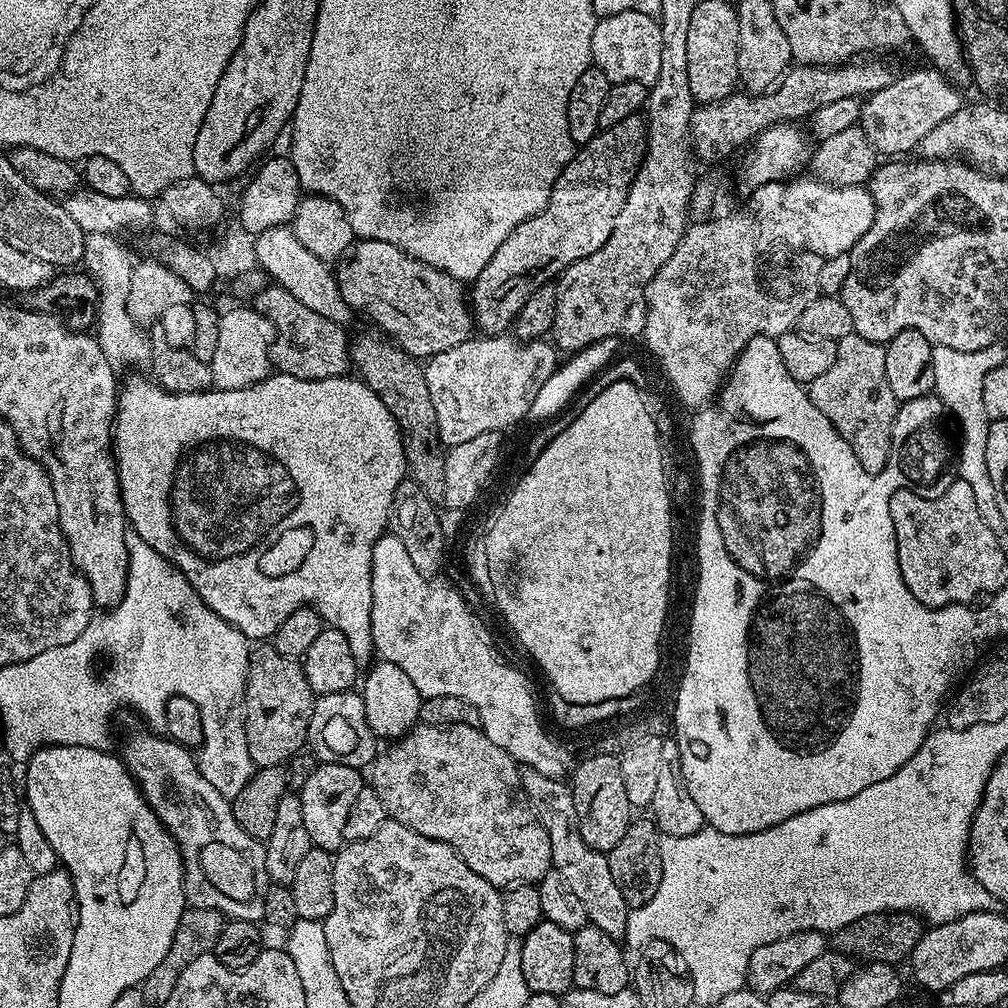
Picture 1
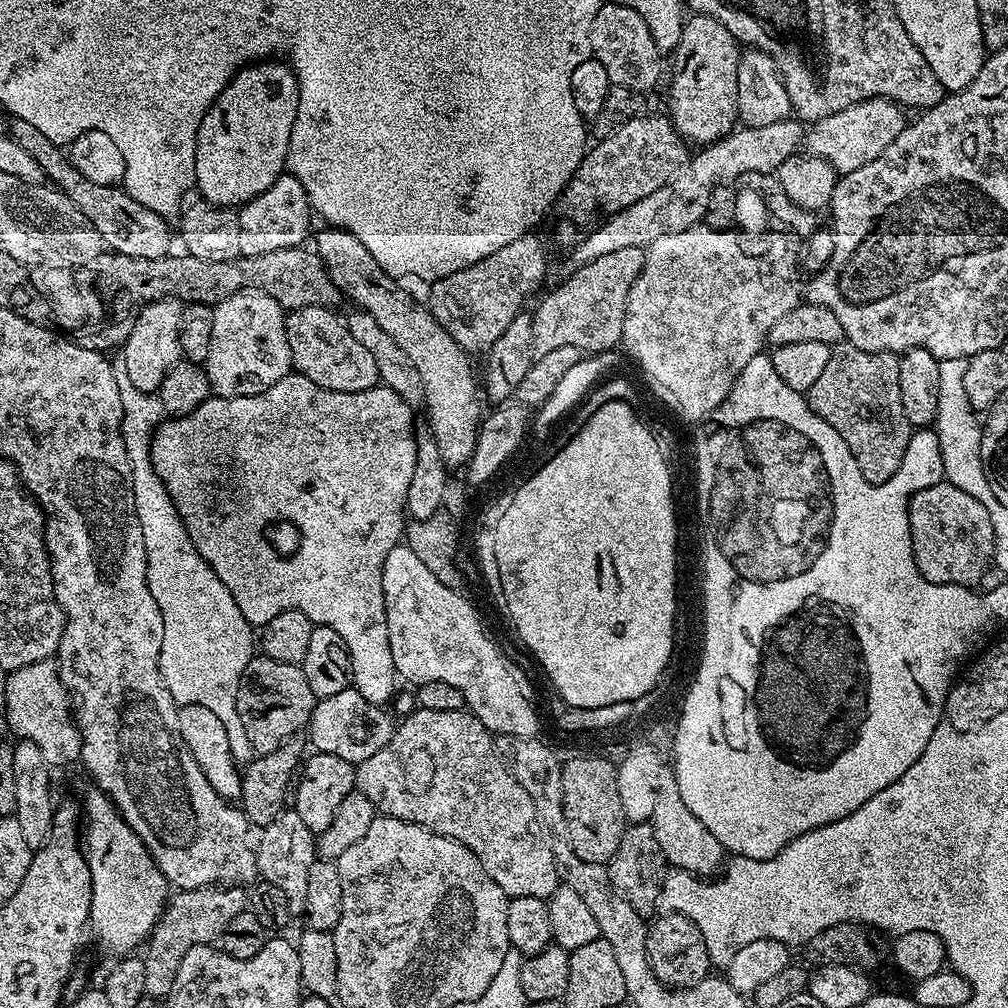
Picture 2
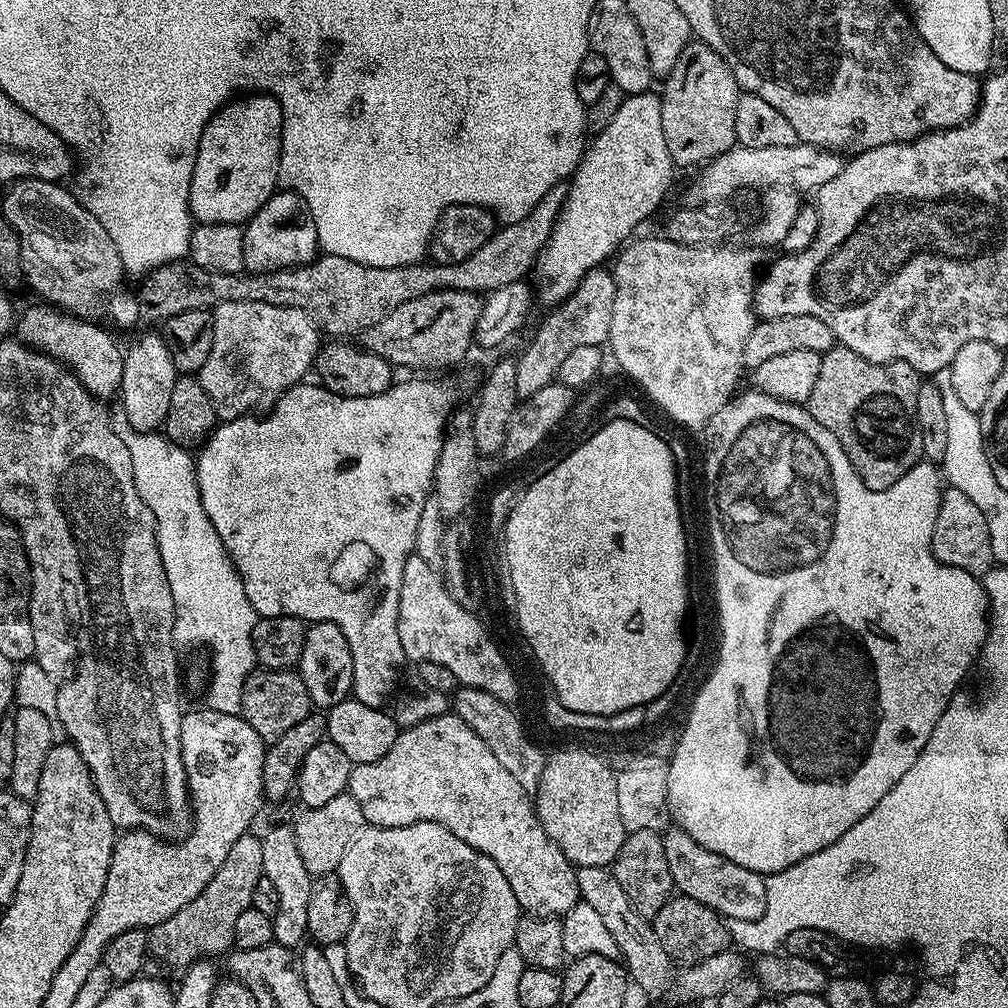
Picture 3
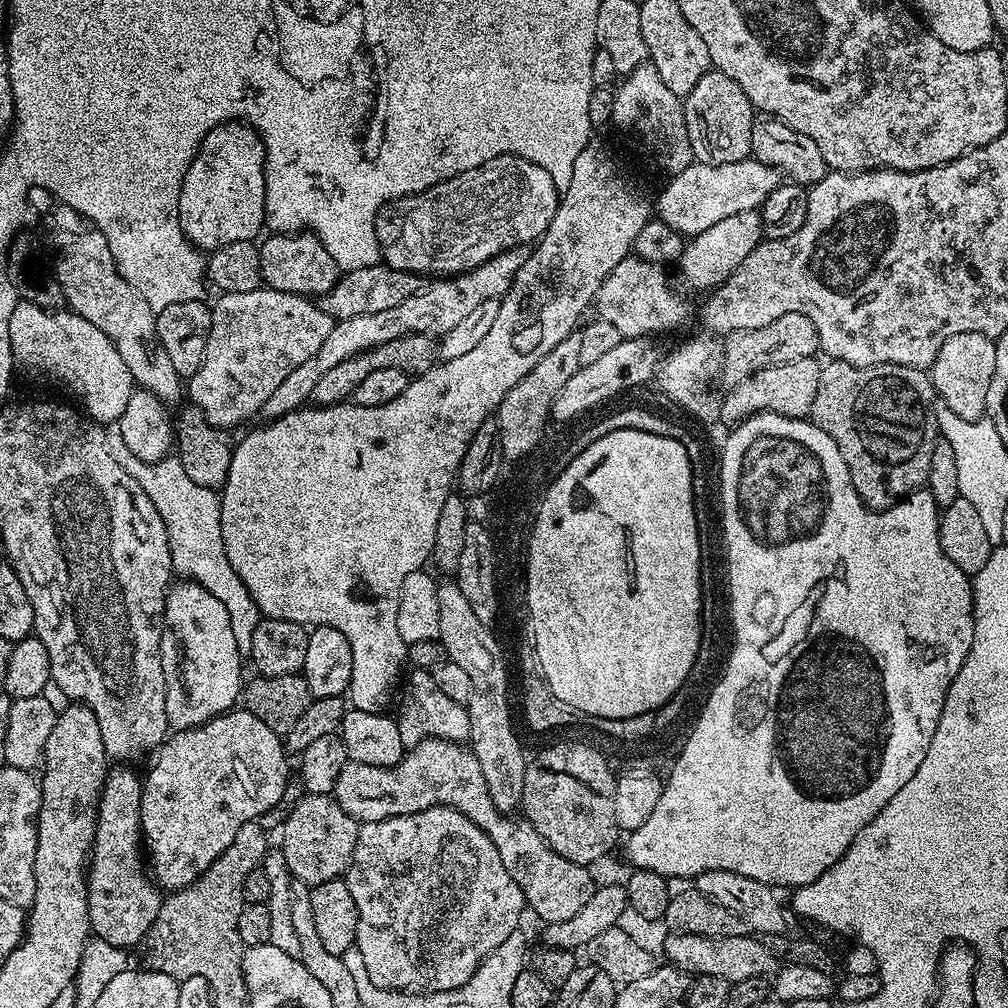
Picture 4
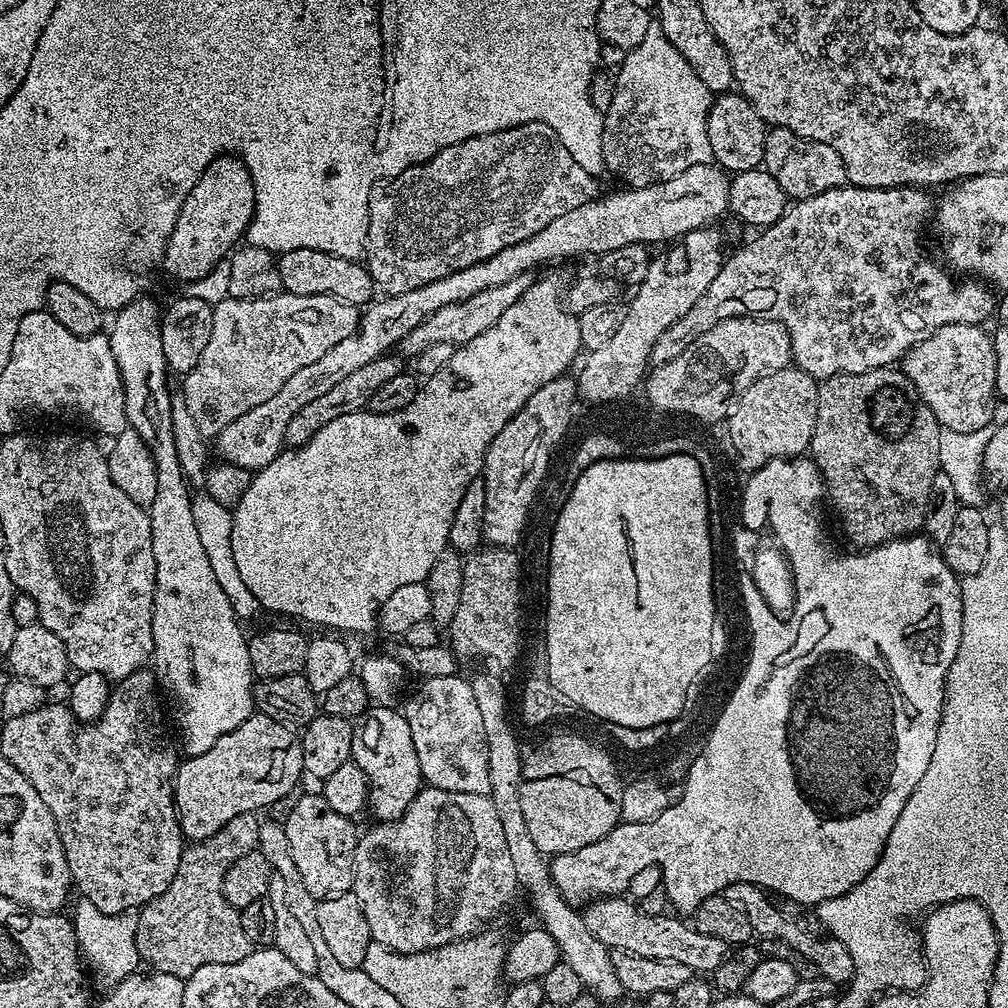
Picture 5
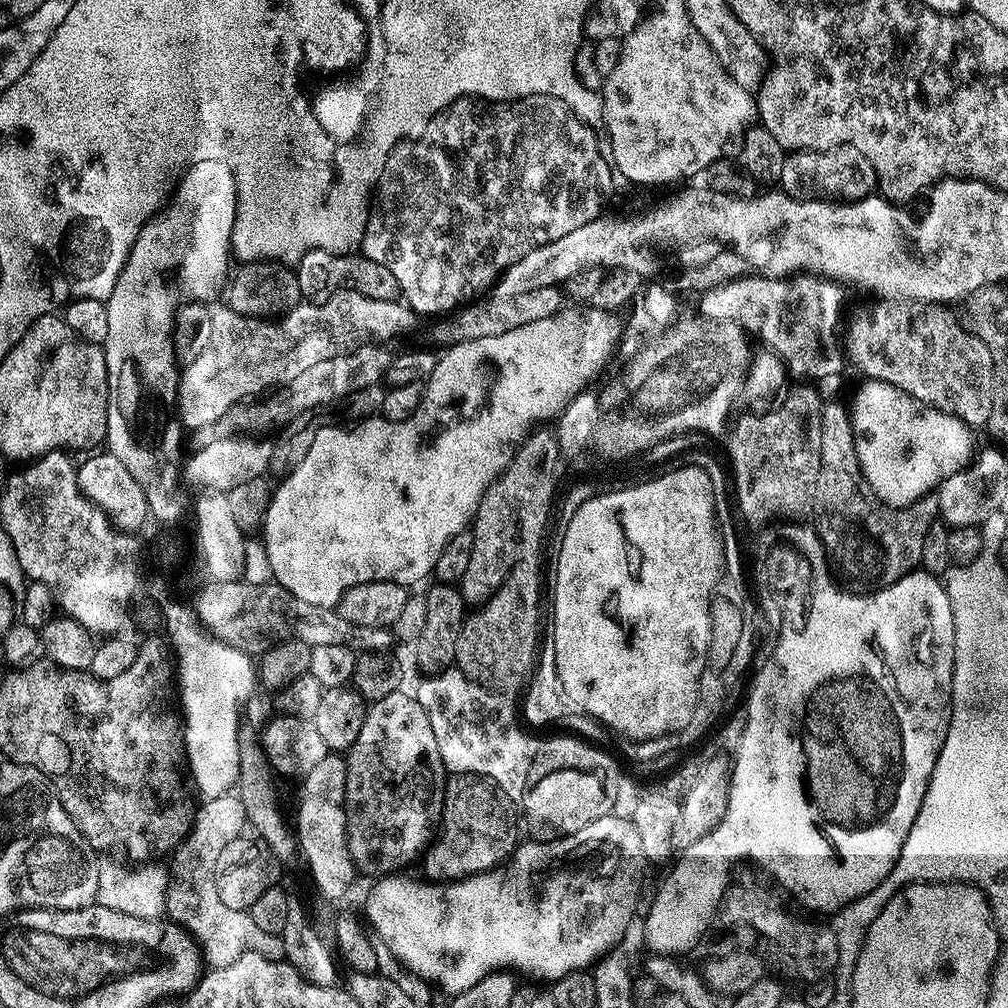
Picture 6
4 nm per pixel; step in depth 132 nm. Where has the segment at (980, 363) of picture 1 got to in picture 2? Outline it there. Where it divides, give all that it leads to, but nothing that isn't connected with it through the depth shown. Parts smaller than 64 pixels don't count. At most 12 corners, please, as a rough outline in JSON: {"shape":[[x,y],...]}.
{"shape":[[940,361],[934,431],[944,480],[995,496],[966,398],[966,363]]}

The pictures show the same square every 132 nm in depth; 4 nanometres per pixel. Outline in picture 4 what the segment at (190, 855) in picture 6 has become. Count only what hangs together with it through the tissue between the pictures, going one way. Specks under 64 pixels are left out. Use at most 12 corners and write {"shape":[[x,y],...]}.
{"shape":[[251,820],[190,886],[163,897],[147,967],[245,999],[244,876],[270,851]]}

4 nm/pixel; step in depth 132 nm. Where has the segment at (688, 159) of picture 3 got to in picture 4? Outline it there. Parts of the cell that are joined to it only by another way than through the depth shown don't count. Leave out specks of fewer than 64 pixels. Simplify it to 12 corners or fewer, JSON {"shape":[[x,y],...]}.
{"shape":[[709,70],[683,97],[697,164],[752,155],[754,109],[742,86]]}

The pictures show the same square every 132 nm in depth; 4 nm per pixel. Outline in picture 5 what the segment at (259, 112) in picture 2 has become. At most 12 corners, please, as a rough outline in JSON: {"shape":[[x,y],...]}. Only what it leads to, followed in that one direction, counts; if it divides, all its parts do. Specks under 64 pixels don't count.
{"shape":[[235,154],[206,166],[164,251],[185,282],[241,243],[254,182]]}

